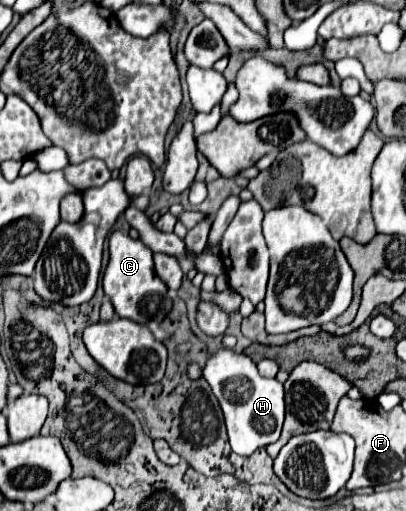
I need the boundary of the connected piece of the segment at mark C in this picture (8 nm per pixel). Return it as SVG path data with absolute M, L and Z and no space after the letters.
M113 230L109 236L109 264L103 274L103 292L111 298L115 314L121 318L145 324L147 320L161 322L173 302L167 296L167 286L153 274L153 252L129 234Z

